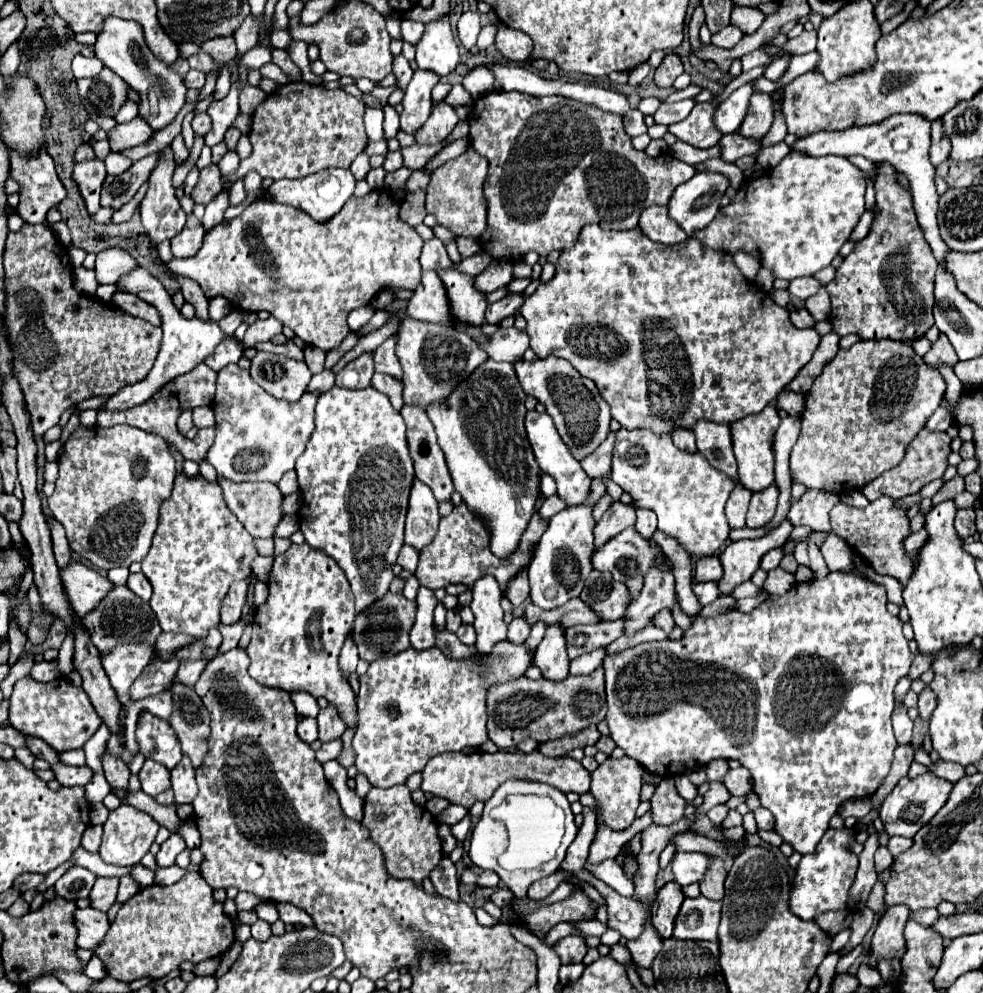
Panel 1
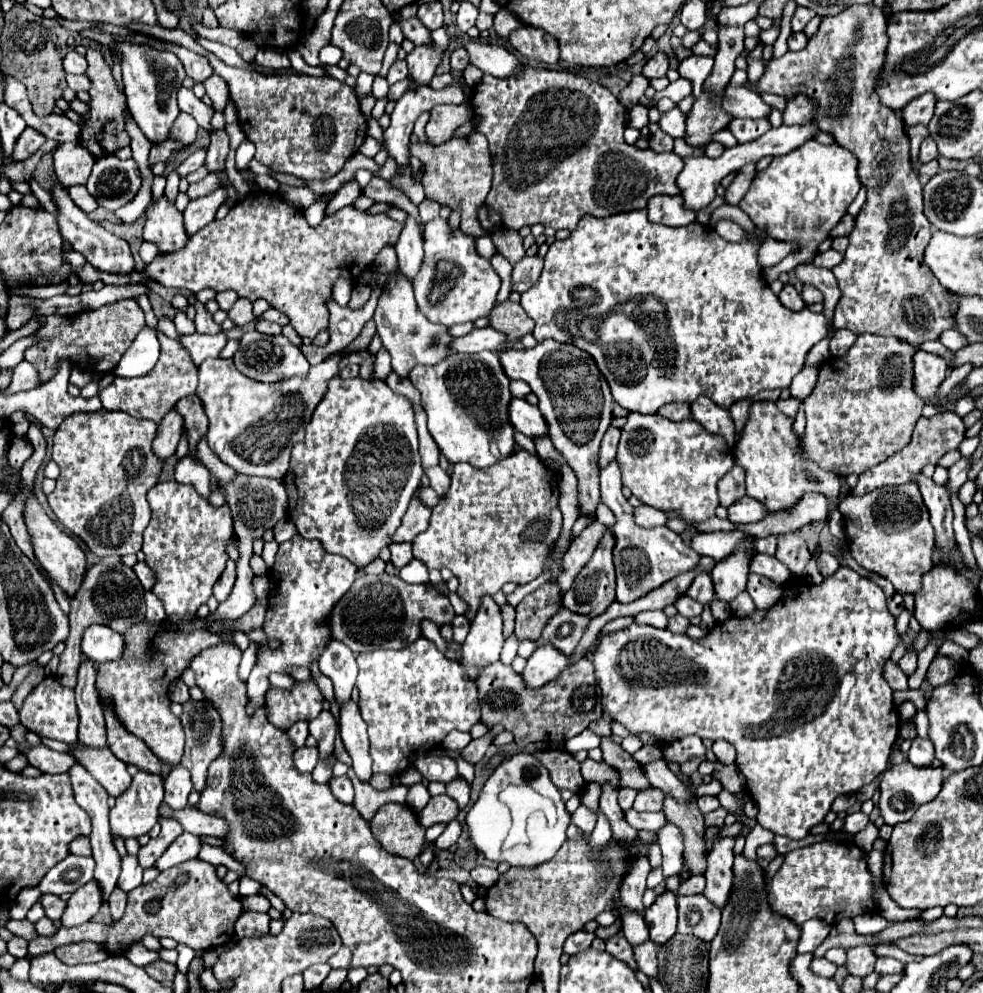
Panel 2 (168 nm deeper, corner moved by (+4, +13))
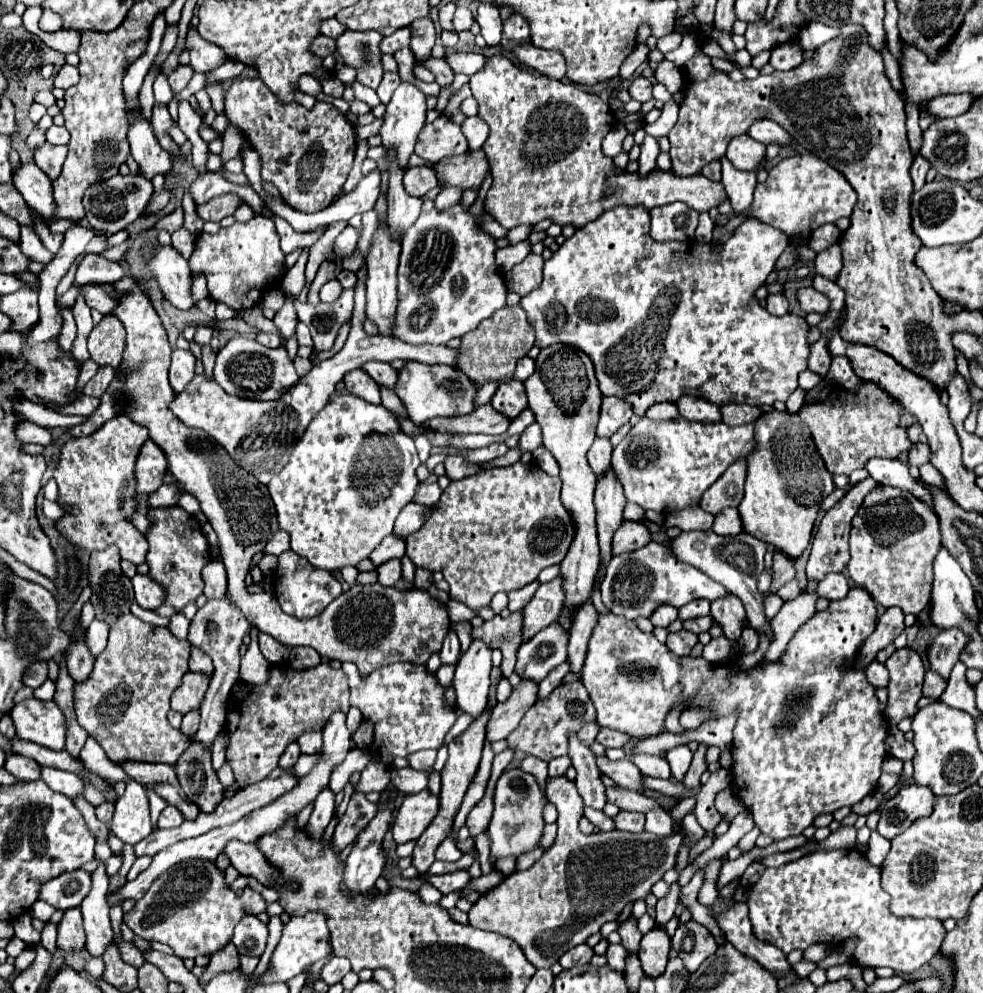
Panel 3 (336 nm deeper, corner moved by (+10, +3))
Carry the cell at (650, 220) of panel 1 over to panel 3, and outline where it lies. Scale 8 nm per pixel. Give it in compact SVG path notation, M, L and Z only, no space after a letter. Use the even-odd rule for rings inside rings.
M685 203L651 209L651 237L655 241L691 241L699 213Z

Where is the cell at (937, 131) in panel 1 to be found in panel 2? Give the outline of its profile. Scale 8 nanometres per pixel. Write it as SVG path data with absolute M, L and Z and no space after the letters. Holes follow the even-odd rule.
M925 137L923 143L921 143L921 153L919 153L919 159L921 163L927 163L931 159L937 159L939 153L937 153L937 143L931 139L931 137Z

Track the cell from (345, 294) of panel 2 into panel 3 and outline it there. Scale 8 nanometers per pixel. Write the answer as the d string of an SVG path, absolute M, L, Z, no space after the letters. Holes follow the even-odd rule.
M333 279L333 281L327 281L323 287L321 287L321 291L319 291L319 299L321 301L325 301L325 303L331 303L331 301L335 301L339 295L341 295L341 285L339 285L339 281L337 279Z

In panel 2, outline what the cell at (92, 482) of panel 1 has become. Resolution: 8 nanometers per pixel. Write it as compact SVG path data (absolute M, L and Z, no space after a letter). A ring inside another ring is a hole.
M99 409L99 411L93 411L93 413L75 413L75 415L69 415L57 429L55 437L53 437L53 461L59 465L61 469L61 475L57 477L57 487L55 491L47 497L49 499L49 505L53 509L53 513L57 515L57 519L73 533L77 535L79 539L85 541L85 545L97 555L97 557L111 557L111 555L129 555L129 553L137 553L141 549L141 535L151 519L151 511L149 511L149 503L145 499L145 493L159 481L159 475L163 471L163 461L153 455L151 451L151 443L155 441L155 431L157 431L157 425L153 421L147 421L147 419L135 419L123 411L107 411L107 409Z

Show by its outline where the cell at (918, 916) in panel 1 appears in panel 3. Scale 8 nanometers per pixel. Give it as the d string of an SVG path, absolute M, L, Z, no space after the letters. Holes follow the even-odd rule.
M817 849L797 861L785 863L775 869L765 869L759 881L749 887L747 897L753 935L759 941L777 945L783 953L789 953L793 949L803 951L813 943L839 945L849 939L859 939L853 951L853 961L859 967L863 969L891 967L897 975L911 973L921 965L929 963L931 957L939 951L945 937L945 927L941 921L930 917L922 919L895 917L889 911L889 893L883 891L879 879L881 879L879 867L871 865L867 857L857 849L835 849L835 851Z

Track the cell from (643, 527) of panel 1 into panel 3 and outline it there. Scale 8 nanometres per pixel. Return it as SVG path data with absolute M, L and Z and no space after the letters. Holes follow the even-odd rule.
M625 521L613 535L613 555L637 551L645 547L651 539L651 533L645 525L641 523L629 523Z

